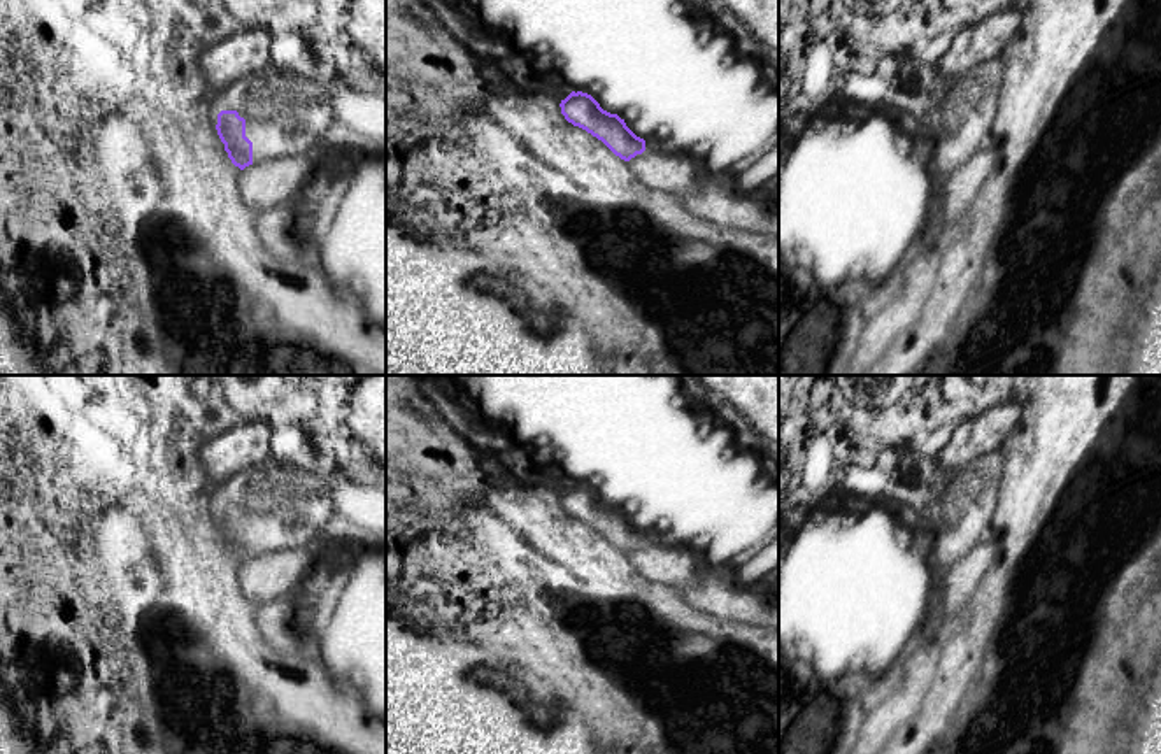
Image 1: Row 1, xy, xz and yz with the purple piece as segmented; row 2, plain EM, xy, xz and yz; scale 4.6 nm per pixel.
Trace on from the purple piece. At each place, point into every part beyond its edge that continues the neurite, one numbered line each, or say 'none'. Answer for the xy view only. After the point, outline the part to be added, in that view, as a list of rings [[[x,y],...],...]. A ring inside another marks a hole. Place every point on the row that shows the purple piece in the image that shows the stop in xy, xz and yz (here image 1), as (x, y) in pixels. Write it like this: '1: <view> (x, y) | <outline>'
1: xy (286, 113) | [[[274,65],[230,84],[214,98],[214,130],[221,110],[237,110],[246,119],[253,163],[324,147],[333,121],[331,96],[317,79],[307,70],[279,70]]]

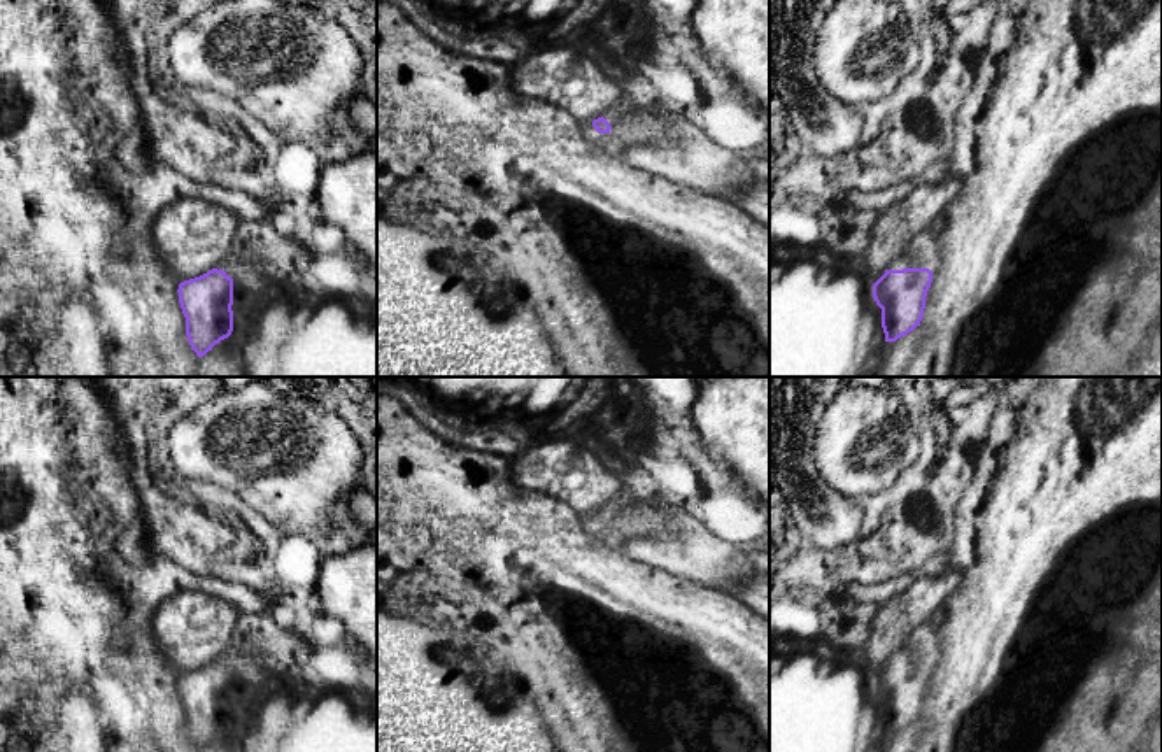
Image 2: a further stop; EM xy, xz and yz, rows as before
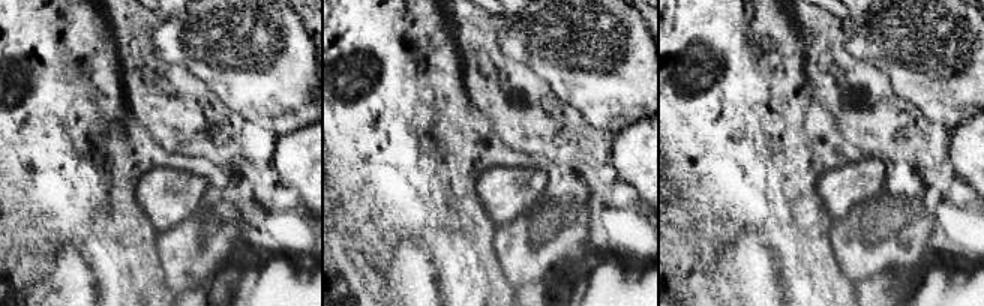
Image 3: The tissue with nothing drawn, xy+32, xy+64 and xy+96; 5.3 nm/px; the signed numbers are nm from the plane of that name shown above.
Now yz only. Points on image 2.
1: yz (924, 251) | [[[927,228],[913,237],[908,249],[890,263],[889,270],[929,268],[934,275],[941,265],[941,258],[939,240],[932,230]]]

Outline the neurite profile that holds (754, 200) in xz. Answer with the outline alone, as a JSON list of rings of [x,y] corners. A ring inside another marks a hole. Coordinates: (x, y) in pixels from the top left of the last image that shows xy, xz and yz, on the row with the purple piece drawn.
[[[759,168],[755,181],[733,202],[755,221],[769,228],[769,172]]]

